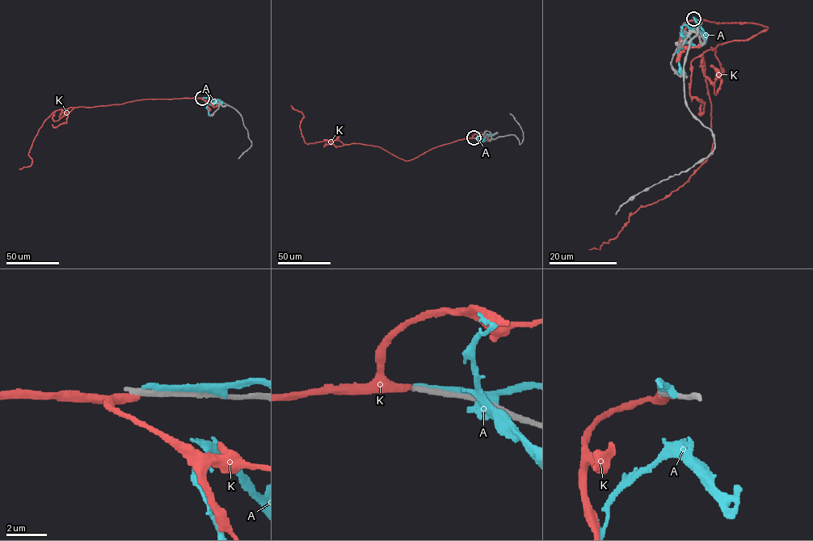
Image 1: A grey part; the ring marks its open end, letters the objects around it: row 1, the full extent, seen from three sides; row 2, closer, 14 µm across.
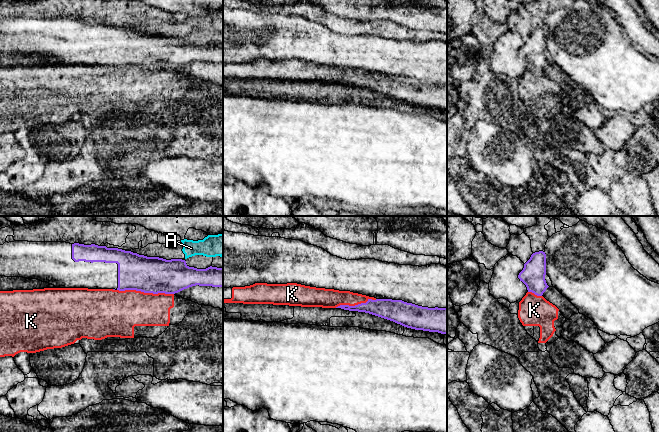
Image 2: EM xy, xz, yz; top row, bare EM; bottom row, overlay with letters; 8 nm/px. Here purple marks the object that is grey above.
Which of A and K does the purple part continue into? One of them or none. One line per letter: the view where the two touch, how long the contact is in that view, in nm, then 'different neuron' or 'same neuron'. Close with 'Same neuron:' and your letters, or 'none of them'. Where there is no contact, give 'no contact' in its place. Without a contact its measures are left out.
A: no contact; different neuron
K: meets purple in xy; contact 460 nm long; different neuron
Same neuron: none of them

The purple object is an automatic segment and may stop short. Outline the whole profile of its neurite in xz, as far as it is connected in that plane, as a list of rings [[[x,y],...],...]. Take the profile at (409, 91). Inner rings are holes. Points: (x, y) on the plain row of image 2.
[[[368,75],[366,79],[336,84],[369,89],[415,106],[447,110],[447,84],[428,84],[392,75]]]

